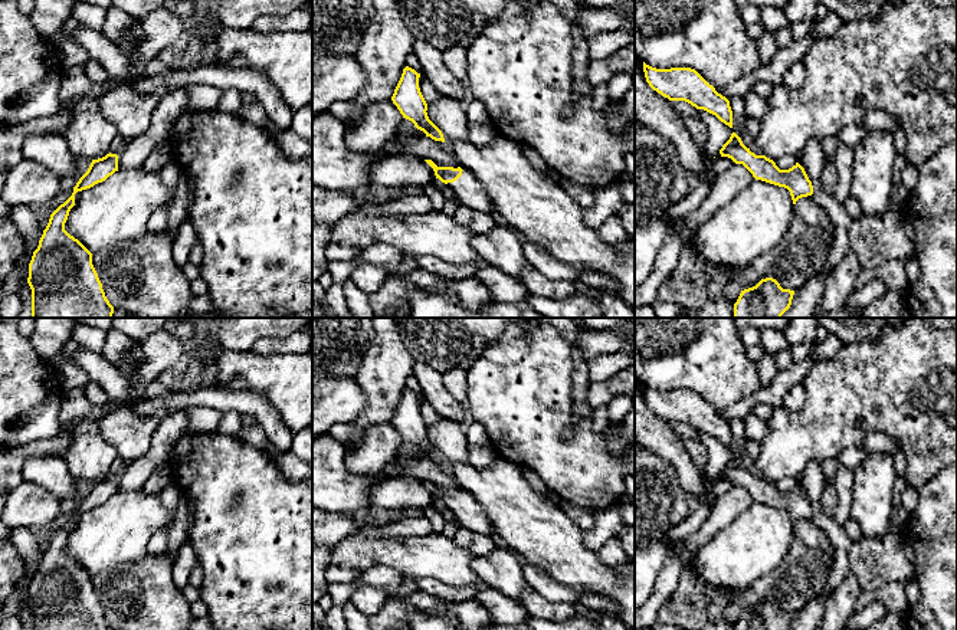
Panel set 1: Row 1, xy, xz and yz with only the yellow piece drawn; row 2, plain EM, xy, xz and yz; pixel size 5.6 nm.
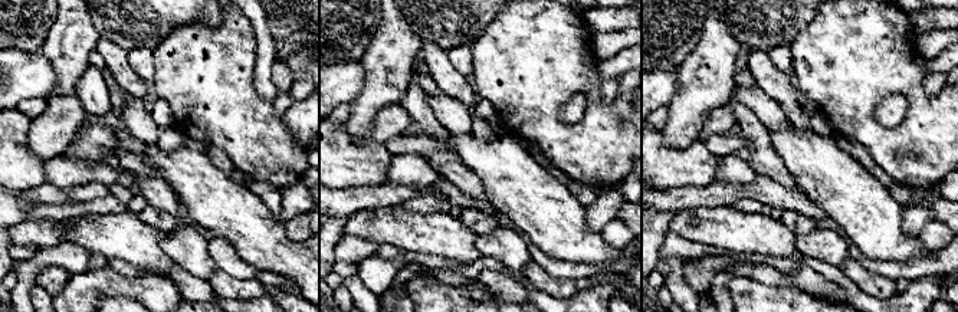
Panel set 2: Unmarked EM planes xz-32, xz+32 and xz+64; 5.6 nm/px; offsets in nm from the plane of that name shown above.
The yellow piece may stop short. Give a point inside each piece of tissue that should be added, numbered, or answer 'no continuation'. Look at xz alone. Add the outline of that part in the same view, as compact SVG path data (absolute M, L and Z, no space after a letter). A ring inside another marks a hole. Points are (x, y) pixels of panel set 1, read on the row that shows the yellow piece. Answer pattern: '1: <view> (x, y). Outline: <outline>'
1: xz (468, 190). Outline: M463 170L462 175L456 181L448 183L448 186L462 204L486 214L494 213L485 190L469 171Z

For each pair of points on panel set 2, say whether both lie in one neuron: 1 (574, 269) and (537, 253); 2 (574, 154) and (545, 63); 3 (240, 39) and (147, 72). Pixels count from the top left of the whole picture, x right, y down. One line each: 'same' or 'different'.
1: same
2: same
3: different

